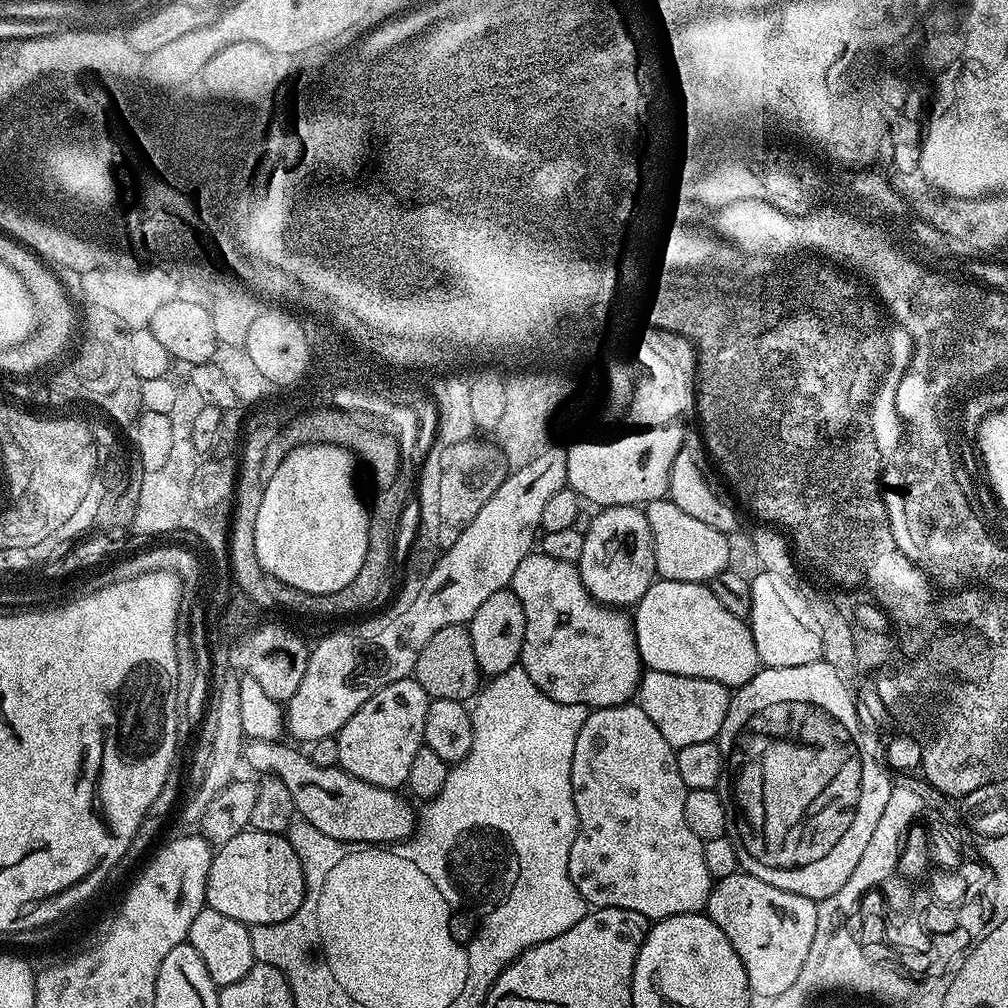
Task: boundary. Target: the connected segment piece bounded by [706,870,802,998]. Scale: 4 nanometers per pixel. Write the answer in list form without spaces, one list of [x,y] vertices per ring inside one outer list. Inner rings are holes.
[[[743,870],[713,883],[706,914],[718,926],[718,930],[730,938],[730,946],[734,946],[748,975],[748,987],[753,997],[776,998],[778,966],[784,966],[780,950],[784,946],[784,926],[792,926],[792,902],[802,902],[802,897],[786,890],[778,890],[778,886],[770,886],[770,882],[762,882],[762,878],[754,878]]]

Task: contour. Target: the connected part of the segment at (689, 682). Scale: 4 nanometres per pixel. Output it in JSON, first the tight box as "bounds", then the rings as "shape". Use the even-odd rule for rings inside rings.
{"bounds":[638,671,730,750],"shape":[[[645,671],[640,678],[638,703],[646,710],[646,718],[658,726],[662,738],[670,742],[674,750],[694,746],[694,742],[716,740],[726,718],[730,699],[729,689],[706,678],[686,678],[669,672]]]}

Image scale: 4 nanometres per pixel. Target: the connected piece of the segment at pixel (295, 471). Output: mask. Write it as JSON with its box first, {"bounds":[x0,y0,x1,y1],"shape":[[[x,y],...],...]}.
{"bounds":[254,442,370,596],"shape":[[[304,442],[299,447],[285,454],[281,463],[274,470],[274,476],[270,484],[266,487],[266,492],[262,497],[261,505],[258,506],[258,516],[254,522],[254,550],[258,550],[258,562],[262,570],[273,581],[279,582],[285,588],[295,588],[297,592],[303,592],[309,596],[333,596],[338,590],[348,588],[350,582],[362,570],[362,562],[368,556],[368,525],[370,519],[370,508],[360,497],[360,492],[356,489],[356,468],[354,456],[345,447],[340,447],[333,442]]]}

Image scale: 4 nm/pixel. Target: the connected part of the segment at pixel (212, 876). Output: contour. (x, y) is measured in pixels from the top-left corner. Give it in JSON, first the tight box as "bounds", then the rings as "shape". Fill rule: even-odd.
{"bounds":[206,832,302,926],"shape":[[[239,832],[215,849],[206,882],[207,907],[249,926],[286,922],[302,906],[302,862],[287,835],[278,832]]]}

